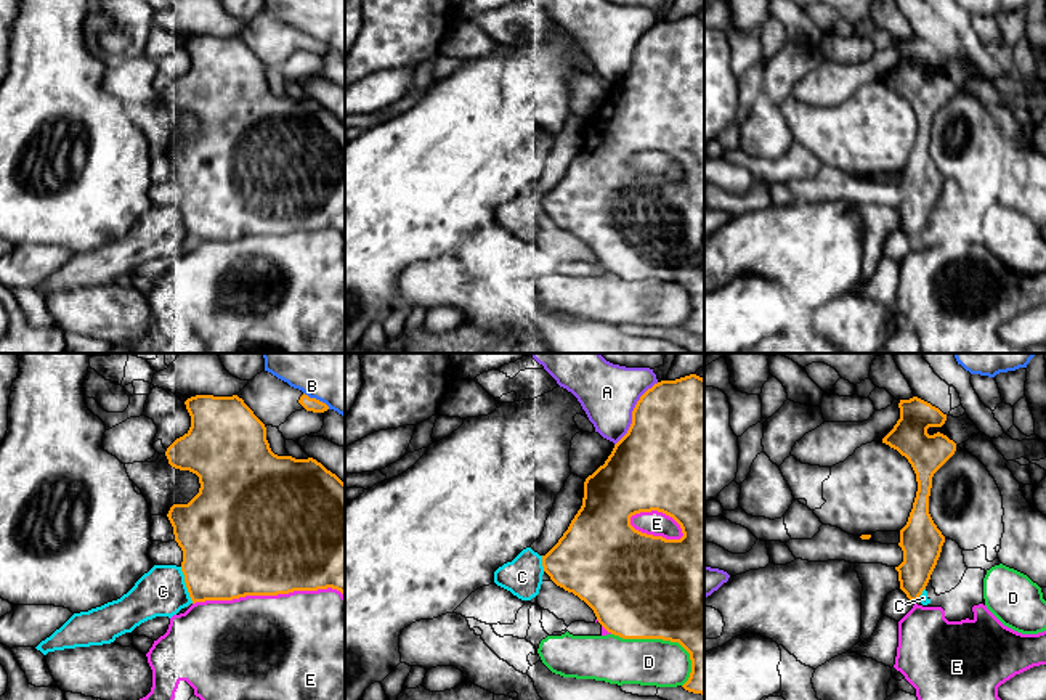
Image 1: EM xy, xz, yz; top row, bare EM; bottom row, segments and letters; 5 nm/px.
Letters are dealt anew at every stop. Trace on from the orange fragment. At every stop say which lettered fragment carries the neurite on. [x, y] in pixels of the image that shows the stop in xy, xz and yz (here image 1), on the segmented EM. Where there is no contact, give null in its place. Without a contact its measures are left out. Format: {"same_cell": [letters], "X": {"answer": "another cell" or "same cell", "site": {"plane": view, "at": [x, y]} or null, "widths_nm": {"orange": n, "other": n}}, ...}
{"same_cell": [], "A": {"answer": "another cell", "site": {"plane": "xz", "at": [632, 413]}, "widths_nm": {"orange": 480, "other": 300}}, "B": {"answer": "another cell", "site": {"plane": "xy", "at": [315, 398]}, "widths_nm": {"orange": 70, "other": 500}}, "C": {"answer": "another cell", "site": {"plane": "xy", "at": [186, 585]}, "widths_nm": {"orange": 440, "other": 240}}, "D": {"answer": "another cell", "site": {"plane": "xz", "at": [663, 639]}, "widths_nm": {"orange": 500, "other": 240}}, "E": {"answer": "another cell", "site": {"plane": "xy", "at": [268, 594]}, "widths_nm": {"orange": 500, "other": 500}}}

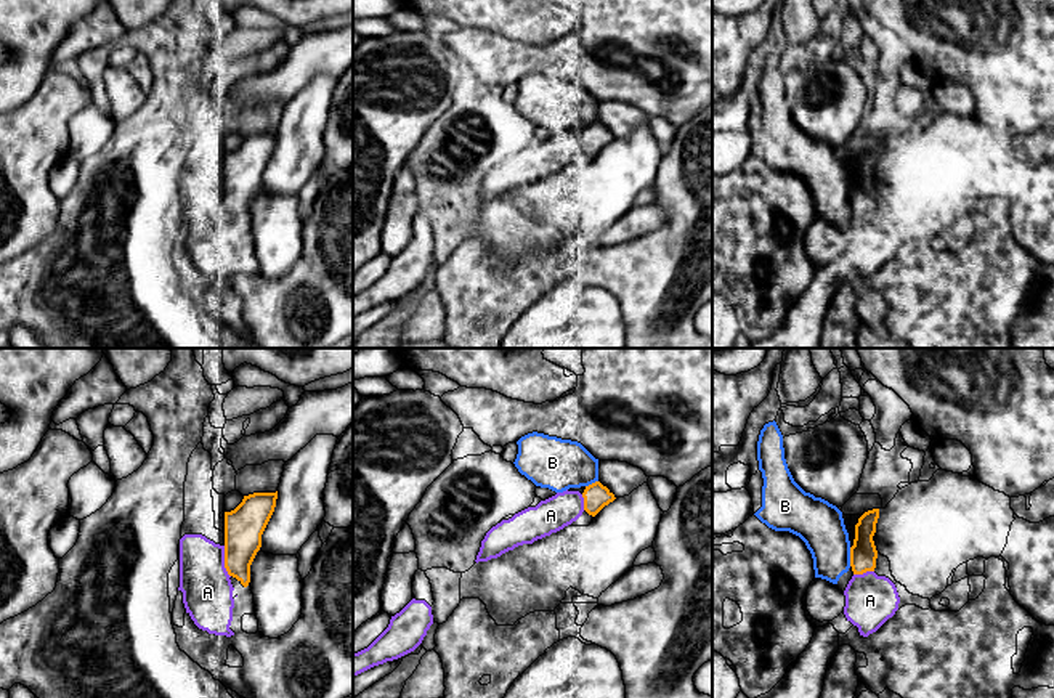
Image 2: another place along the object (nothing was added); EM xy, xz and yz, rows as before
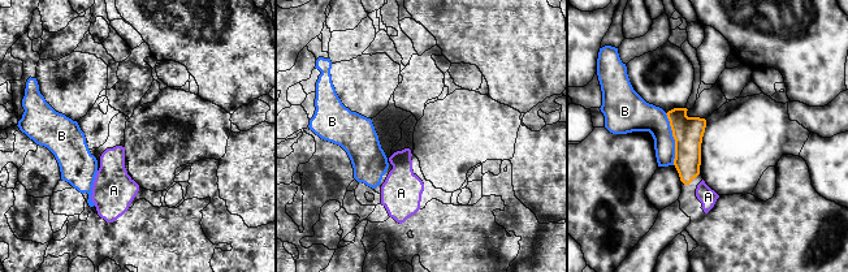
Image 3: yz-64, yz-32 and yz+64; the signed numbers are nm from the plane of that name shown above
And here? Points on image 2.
{"same_cell": ["A"], "A": {"answer": "same cell", "site": {"plane": "xy", "at": [225, 562]}, "widths_nm": {"orange": 200, "other": 260}}, "B": {"answer": "another cell", "site": {"plane": "yz", "at": [851, 557]}, "widths_nm": {"orange": 140, "other": 240}}}

